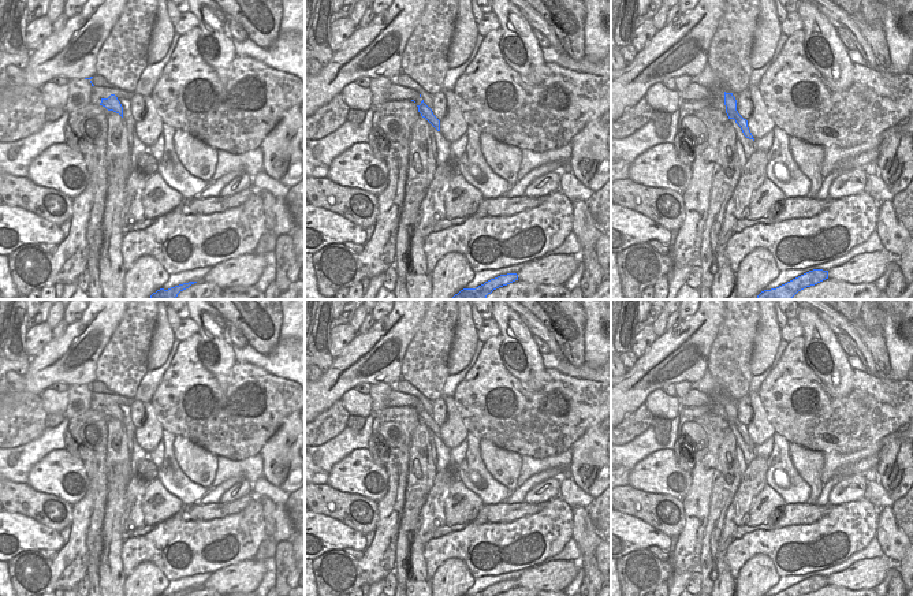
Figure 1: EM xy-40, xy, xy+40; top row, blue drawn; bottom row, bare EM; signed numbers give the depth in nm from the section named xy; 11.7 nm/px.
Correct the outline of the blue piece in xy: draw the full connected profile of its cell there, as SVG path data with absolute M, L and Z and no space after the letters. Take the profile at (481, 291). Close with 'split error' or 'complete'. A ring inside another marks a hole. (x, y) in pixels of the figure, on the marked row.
M517 273L500 275L476 288L463 288L458 294L455 294L451 299L485 299L487 295L491 294L493 290L507 286L515 280L518 280Z | complete

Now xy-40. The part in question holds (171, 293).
M197 282L183 283L168 290L160 288L153 293L149 299L175 299L180 291L189 288L194 283Z | complete

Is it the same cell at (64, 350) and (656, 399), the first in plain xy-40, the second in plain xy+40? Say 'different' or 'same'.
different

